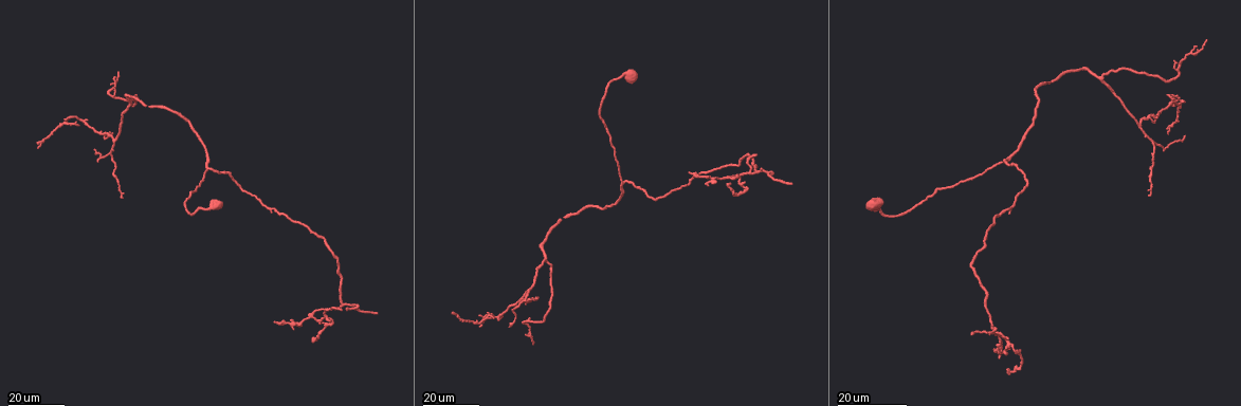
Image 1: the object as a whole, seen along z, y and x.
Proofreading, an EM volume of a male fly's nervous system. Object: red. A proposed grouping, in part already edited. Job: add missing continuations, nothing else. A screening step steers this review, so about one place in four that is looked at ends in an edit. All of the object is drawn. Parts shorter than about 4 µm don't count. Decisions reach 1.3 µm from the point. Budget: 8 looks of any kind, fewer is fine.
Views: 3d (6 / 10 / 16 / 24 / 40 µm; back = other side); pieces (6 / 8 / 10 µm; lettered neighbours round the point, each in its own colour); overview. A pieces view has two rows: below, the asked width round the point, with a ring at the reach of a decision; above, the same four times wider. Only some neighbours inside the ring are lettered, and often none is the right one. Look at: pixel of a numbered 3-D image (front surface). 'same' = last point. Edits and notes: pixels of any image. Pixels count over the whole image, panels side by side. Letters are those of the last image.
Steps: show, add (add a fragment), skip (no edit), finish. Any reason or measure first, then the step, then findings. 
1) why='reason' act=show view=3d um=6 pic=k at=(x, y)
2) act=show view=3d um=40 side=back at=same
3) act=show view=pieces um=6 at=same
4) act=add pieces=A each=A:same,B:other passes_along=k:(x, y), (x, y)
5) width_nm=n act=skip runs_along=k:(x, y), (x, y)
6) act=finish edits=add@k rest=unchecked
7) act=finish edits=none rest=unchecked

why='branch stops here' act=show view=3d um=24 pic=1 at=(998, 345)

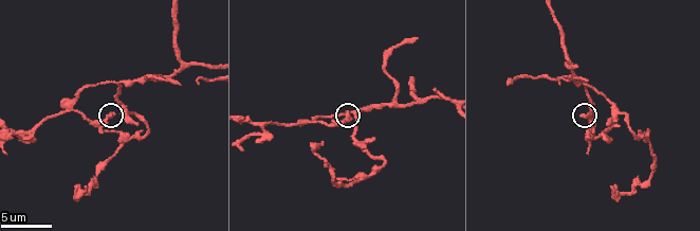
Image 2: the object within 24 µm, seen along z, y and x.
act=show view=pieces um=8 pic=2 at=(582, 115)

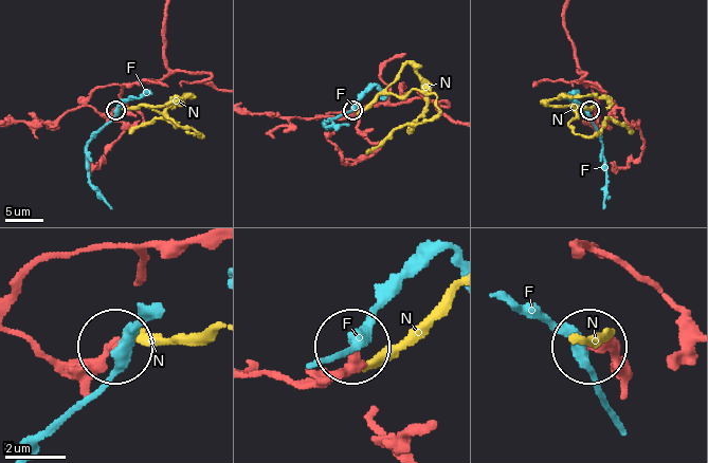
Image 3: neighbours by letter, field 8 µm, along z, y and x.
act=skip each=F:other,N:other found='no lettered fragment goes on from it'

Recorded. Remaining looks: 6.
why='branch stops here' act=show view=pieces um=10 pic=2 at=(177, 83)

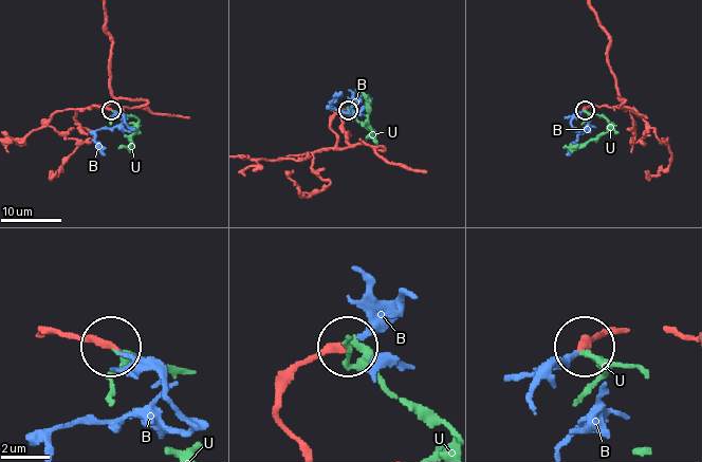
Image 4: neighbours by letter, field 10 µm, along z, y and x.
act=add pieces=B each=B:same,U:other passes_along=4:(614, 331), (543, 367), (533, 380), (531, 398) found='it goes on there'

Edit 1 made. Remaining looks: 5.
act=show view=overview

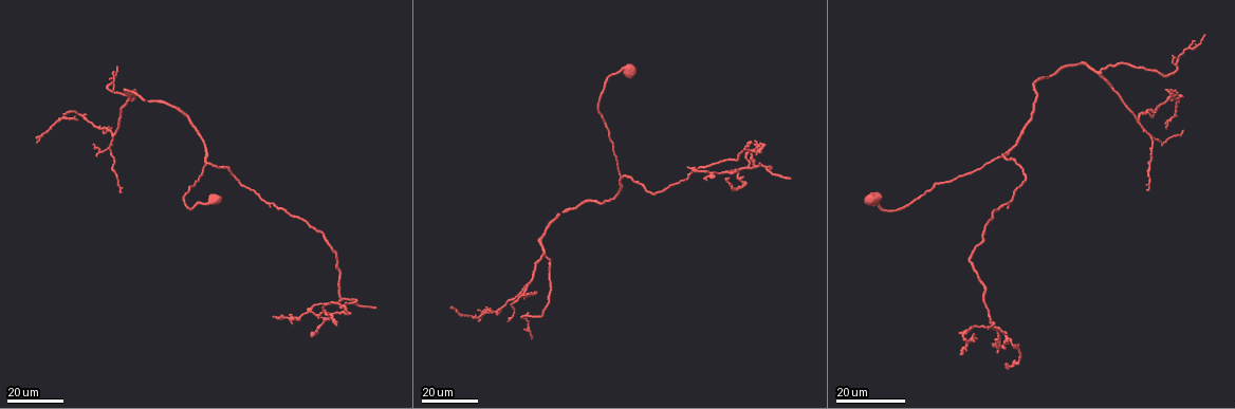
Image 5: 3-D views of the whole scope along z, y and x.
why='free end' act=show view=3d um=24 pic=5 at=(375, 309)

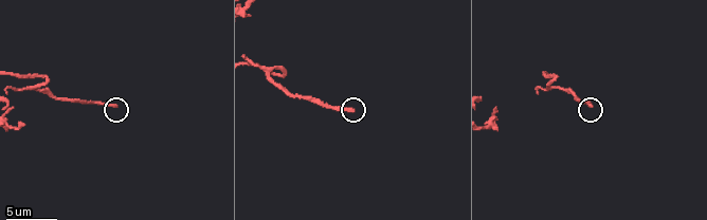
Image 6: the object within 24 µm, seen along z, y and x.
act=show view=pieces um=6 pic=6 at=(593, 108)

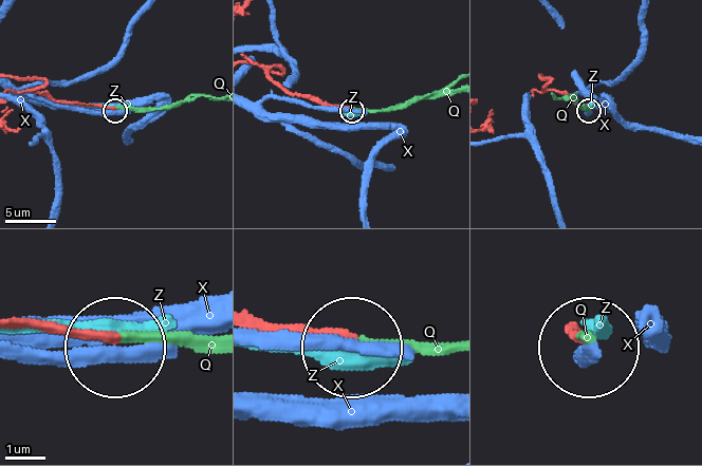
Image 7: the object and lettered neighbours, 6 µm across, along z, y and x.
act=add pieces=Q each=Q:same,X:other,Z:other passes_along=7:(15, 319), (126, 339), (214, 339) found='the neuron continues'

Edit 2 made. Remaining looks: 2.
act=finish edits=add@4,add@7 rest=unchecked

